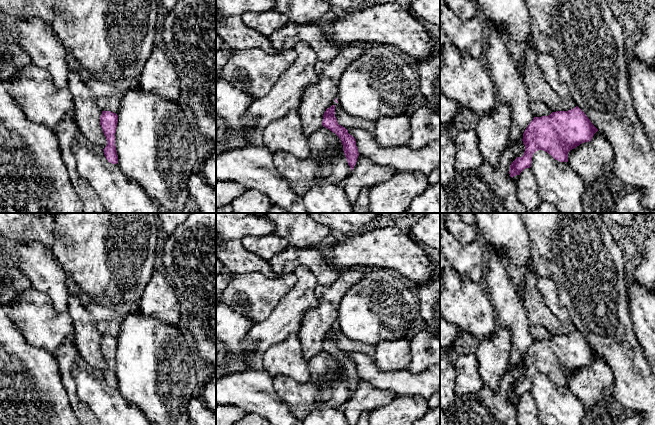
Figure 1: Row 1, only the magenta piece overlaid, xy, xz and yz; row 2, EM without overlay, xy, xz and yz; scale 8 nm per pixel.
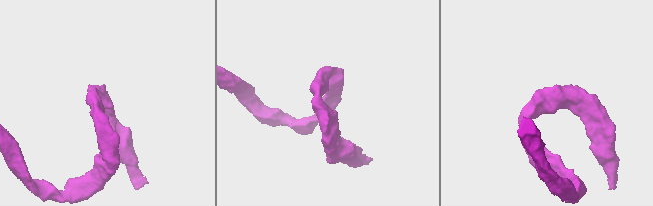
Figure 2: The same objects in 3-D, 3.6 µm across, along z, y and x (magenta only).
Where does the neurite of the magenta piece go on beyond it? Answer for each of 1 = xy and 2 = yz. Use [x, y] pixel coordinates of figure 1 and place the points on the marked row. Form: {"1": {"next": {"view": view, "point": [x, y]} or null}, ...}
{"1": {"next": null}, "2": {"next": null}}

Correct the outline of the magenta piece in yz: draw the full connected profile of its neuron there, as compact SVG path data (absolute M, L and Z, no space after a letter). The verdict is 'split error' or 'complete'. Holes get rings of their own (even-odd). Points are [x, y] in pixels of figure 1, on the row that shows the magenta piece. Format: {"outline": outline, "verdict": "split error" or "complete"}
{"outline": "M578 107L534 117L523 133L525 151L510 165L510 177L531 167L533 154L543 150L555 160L568 162L568 153L582 143L589 142L598 129Z", "verdict": "complete"}

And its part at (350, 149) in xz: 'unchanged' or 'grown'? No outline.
unchanged

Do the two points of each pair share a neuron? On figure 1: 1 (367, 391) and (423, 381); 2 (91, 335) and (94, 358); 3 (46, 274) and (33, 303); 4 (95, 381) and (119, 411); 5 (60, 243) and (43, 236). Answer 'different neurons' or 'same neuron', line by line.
1: different neurons
2: same neuron
3: different neurons
4: same neuron
5: different neurons

